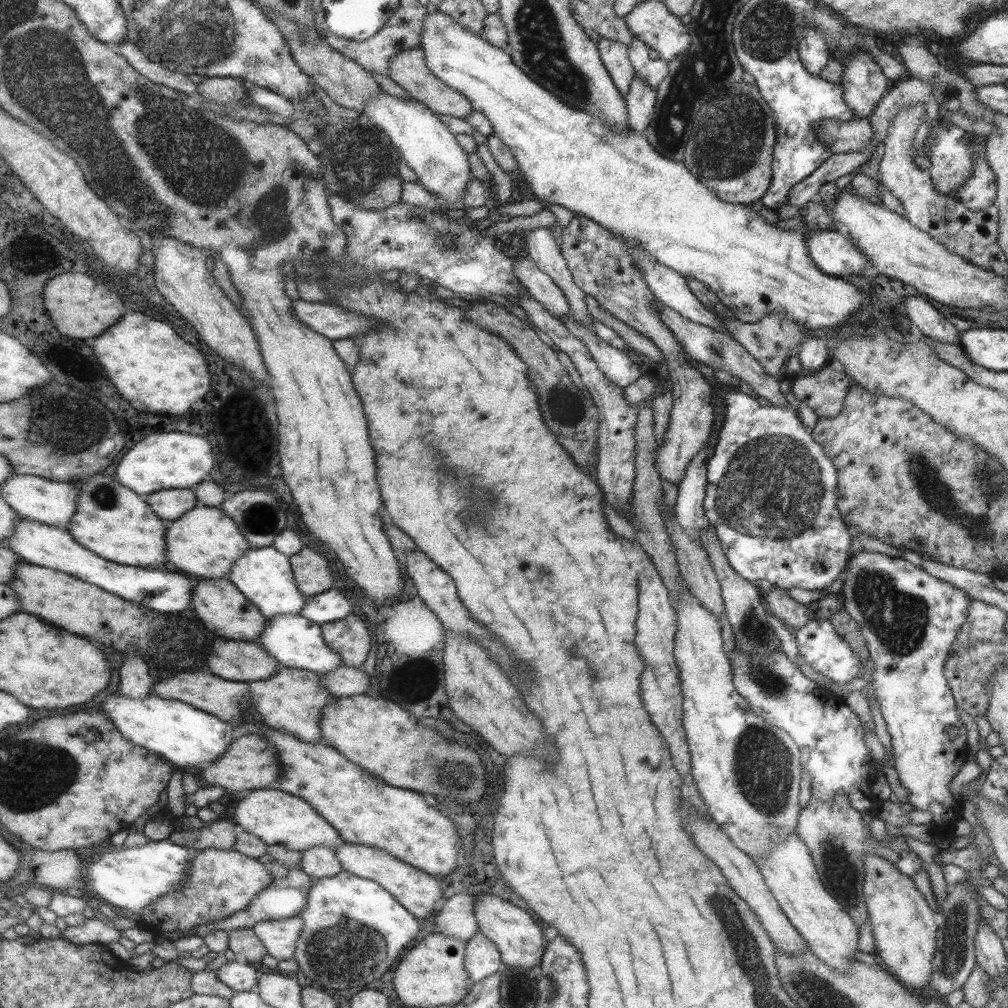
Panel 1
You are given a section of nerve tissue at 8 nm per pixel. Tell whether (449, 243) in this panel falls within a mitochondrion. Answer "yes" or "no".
yes

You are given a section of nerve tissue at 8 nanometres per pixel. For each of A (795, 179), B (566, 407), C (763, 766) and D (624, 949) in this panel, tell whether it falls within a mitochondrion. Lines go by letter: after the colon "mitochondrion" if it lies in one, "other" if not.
A: other
B: mitochondrion
C: mitochondrion
D: other

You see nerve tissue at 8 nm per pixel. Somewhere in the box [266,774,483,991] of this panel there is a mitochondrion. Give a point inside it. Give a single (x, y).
(325, 949)

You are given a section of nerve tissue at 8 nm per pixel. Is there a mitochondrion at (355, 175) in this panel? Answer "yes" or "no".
yes

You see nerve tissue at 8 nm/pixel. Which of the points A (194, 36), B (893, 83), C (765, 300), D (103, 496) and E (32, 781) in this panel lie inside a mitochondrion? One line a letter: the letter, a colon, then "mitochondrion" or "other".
A: mitochondrion
B: other
C: other
D: mitochondrion
E: mitochondrion

